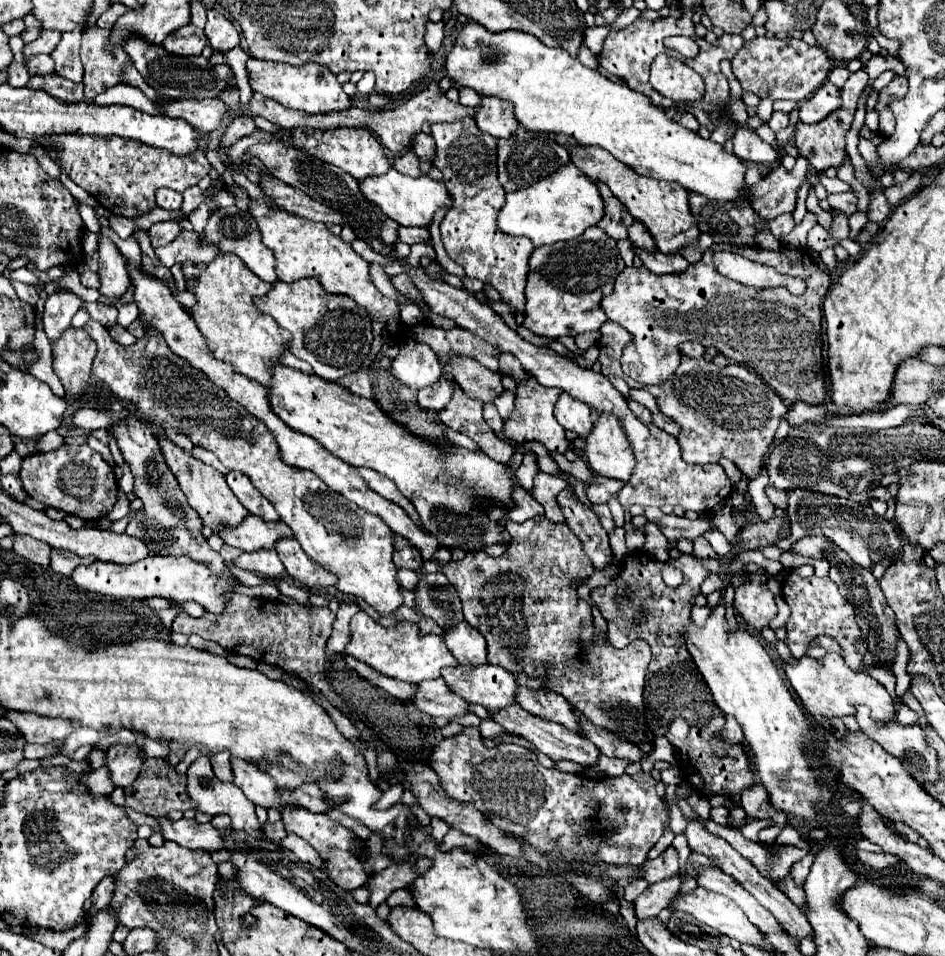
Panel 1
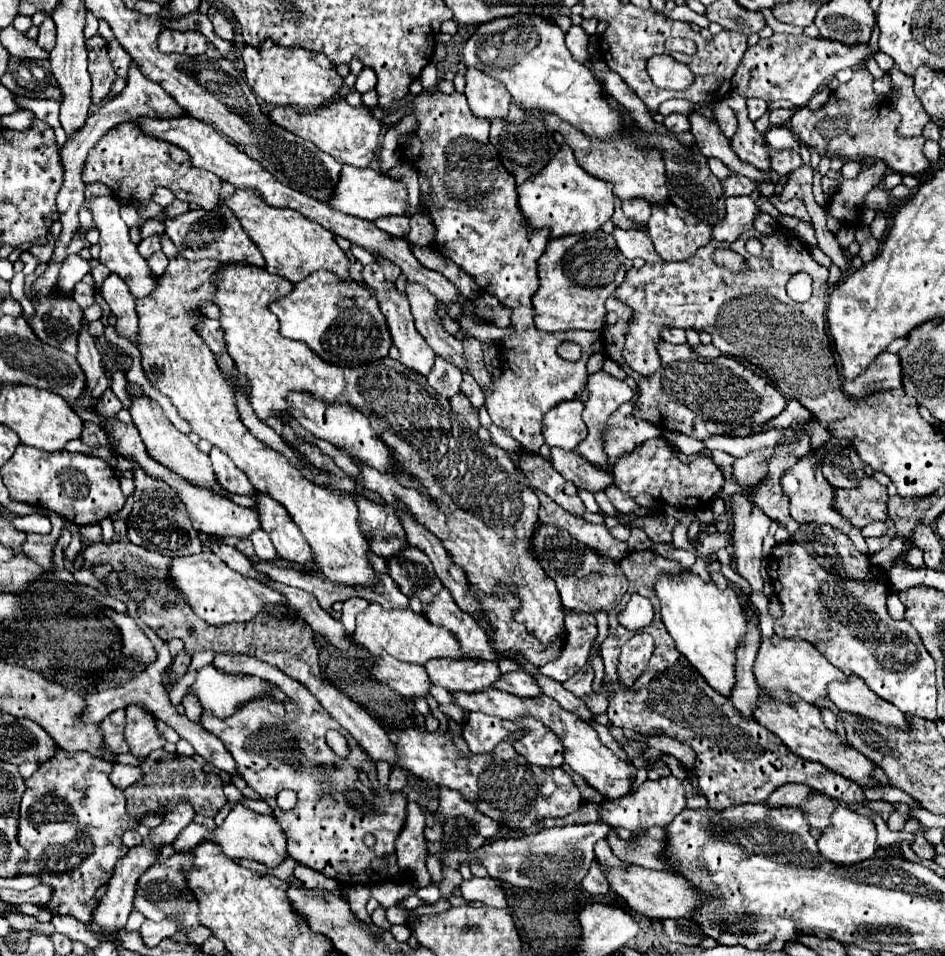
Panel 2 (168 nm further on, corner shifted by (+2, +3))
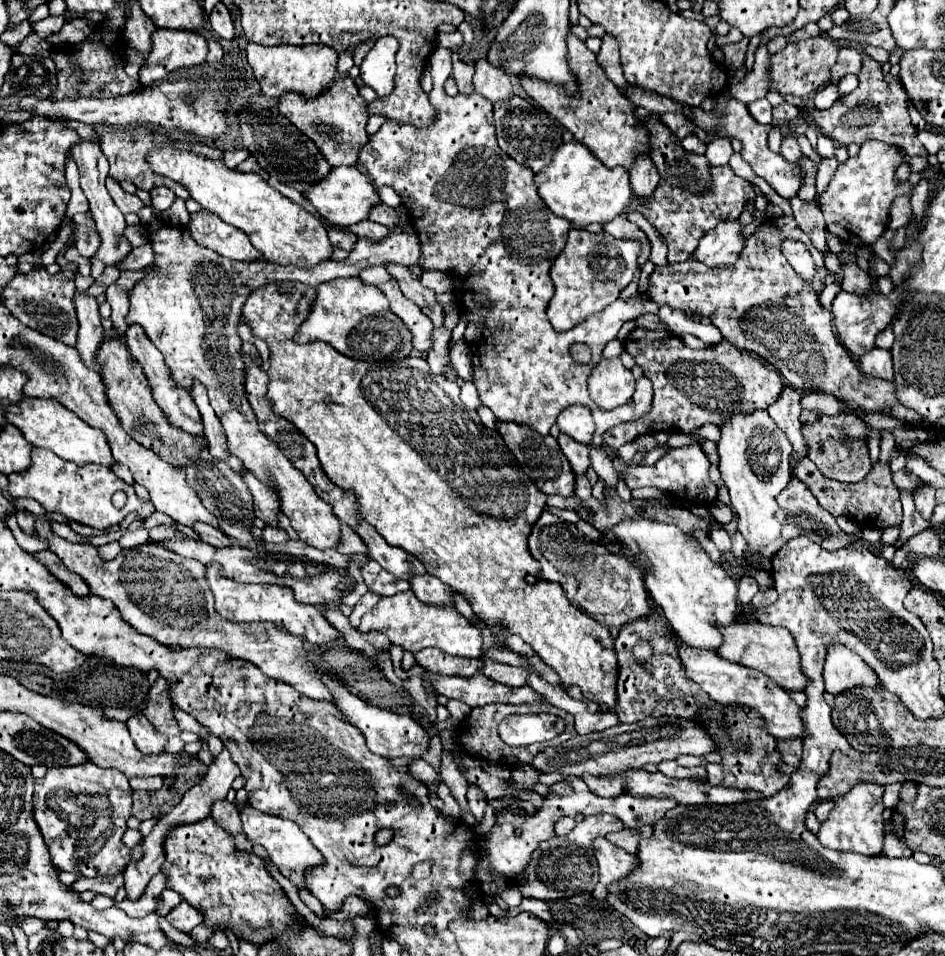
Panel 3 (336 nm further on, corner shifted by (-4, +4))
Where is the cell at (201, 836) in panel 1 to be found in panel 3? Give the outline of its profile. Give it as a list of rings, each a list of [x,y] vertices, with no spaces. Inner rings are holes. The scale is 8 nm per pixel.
[[[246,806],[240,812],[240,818],[242,818],[242,828],[244,828],[244,834],[246,834],[248,842],[264,846],[266,852],[270,854],[270,860],[276,864],[276,868],[294,886],[304,886],[304,868],[320,864],[322,862],[322,854],[312,846],[308,836],[302,834],[300,826],[296,826],[296,822],[292,822],[292,820],[284,820],[280,816],[270,816],[270,814],[258,812],[252,806]]]

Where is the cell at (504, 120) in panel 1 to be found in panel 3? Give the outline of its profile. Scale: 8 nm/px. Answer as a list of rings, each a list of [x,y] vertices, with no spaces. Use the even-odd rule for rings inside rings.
[[[486,60],[476,62],[474,88],[478,94],[488,98],[492,104],[508,102],[512,96],[512,82],[502,68],[490,66]]]

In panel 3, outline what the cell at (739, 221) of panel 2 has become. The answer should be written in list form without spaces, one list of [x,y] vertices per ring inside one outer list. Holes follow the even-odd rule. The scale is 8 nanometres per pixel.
[[[738,218],[720,222],[700,240],[700,246],[694,250],[694,258],[706,266],[724,266],[734,264],[744,248],[744,234]]]

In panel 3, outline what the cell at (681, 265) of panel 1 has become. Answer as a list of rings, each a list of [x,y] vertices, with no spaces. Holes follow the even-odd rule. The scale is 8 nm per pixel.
[[[620,214],[620,216],[614,218],[612,222],[604,224],[604,232],[608,232],[608,234],[614,236],[614,238],[624,238],[624,240],[636,240],[636,242],[640,242],[642,250],[640,250],[638,264],[642,266],[642,264],[648,260],[648,256],[650,256],[650,240],[648,240],[648,236],[646,236],[636,224],[628,222],[624,214]]]

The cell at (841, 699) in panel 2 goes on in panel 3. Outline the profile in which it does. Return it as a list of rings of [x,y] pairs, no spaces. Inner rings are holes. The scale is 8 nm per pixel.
[[[836,644],[828,650],[824,664],[824,684],[826,692],[832,696],[844,694],[852,688],[872,688],[880,690],[880,680],[874,670],[852,650]]]

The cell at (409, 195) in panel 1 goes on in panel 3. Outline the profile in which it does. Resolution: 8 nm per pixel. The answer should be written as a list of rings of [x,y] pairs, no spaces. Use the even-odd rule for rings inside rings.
[[[336,166],[324,180],[306,190],[304,196],[328,222],[342,226],[352,226],[356,222],[366,220],[372,206],[376,206],[376,202],[382,202],[372,180],[358,166]]]

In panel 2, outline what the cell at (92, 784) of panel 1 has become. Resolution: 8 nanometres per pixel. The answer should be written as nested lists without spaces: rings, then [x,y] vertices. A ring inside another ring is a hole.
[[[114,765],[114,771],[112,771],[112,783],[120,789],[126,789],[134,783],[138,783],[142,779],[144,771],[140,767],[134,767],[134,765]]]

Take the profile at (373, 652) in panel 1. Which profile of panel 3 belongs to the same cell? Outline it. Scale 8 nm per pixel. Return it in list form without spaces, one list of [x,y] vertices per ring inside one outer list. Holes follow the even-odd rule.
[[[412,590],[398,592],[394,596],[382,596],[380,602],[362,616],[358,630],[364,634],[368,634],[372,630],[382,632],[390,638],[392,644],[396,644],[402,650],[412,652],[412,654],[432,646],[432,648],[440,648],[442,652],[452,654],[452,656],[464,656],[464,658],[482,656],[482,634],[476,626],[472,626],[462,614],[458,614],[456,608],[436,608],[436,606],[420,602],[412,594]]]

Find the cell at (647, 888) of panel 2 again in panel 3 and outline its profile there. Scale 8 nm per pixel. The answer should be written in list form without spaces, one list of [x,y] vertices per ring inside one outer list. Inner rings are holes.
[[[606,838],[594,840],[594,856],[600,870],[600,882],[606,886],[624,880],[632,874],[632,868],[636,868],[636,856],[610,844]]]

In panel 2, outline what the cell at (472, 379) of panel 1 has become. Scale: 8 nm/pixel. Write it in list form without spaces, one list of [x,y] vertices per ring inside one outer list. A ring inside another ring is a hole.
[[[406,283],[406,297],[412,307],[412,315],[416,319],[416,327],[420,335],[428,341],[436,355],[442,355],[458,369],[466,369],[466,361],[462,355],[462,343],[452,337],[444,327],[436,313],[436,299],[430,291],[418,283]]]

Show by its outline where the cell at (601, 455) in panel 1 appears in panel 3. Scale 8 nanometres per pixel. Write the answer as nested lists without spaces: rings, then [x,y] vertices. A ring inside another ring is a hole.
[[[620,358],[600,360],[600,364],[592,370],[588,380],[590,398],[602,410],[612,410],[616,406],[624,406],[634,394],[634,376],[628,368],[622,366]]]

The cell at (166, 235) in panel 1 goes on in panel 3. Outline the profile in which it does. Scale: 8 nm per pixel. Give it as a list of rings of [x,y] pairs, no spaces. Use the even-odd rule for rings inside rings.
[[[144,244],[144,246],[138,246],[130,252],[130,256],[120,262],[120,270],[138,270],[138,268],[144,268],[148,264],[154,262],[154,250],[152,250],[152,244]]]

